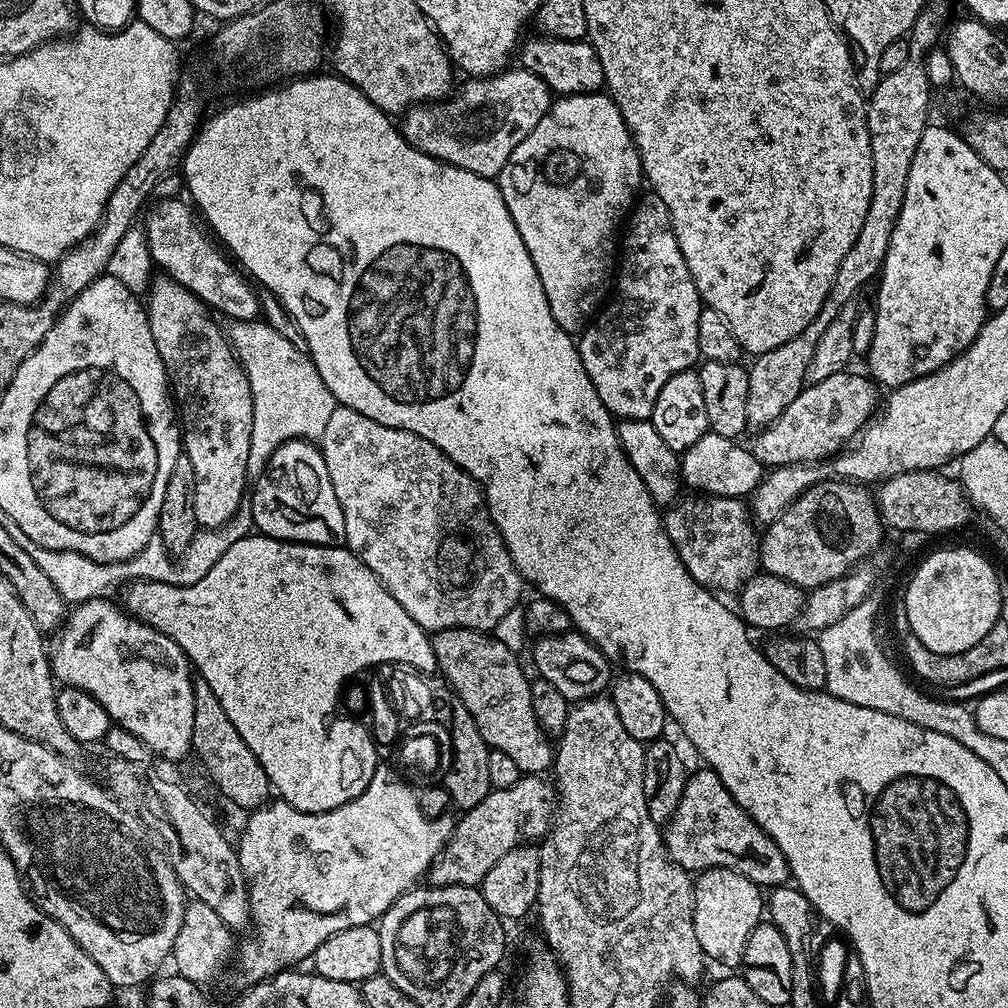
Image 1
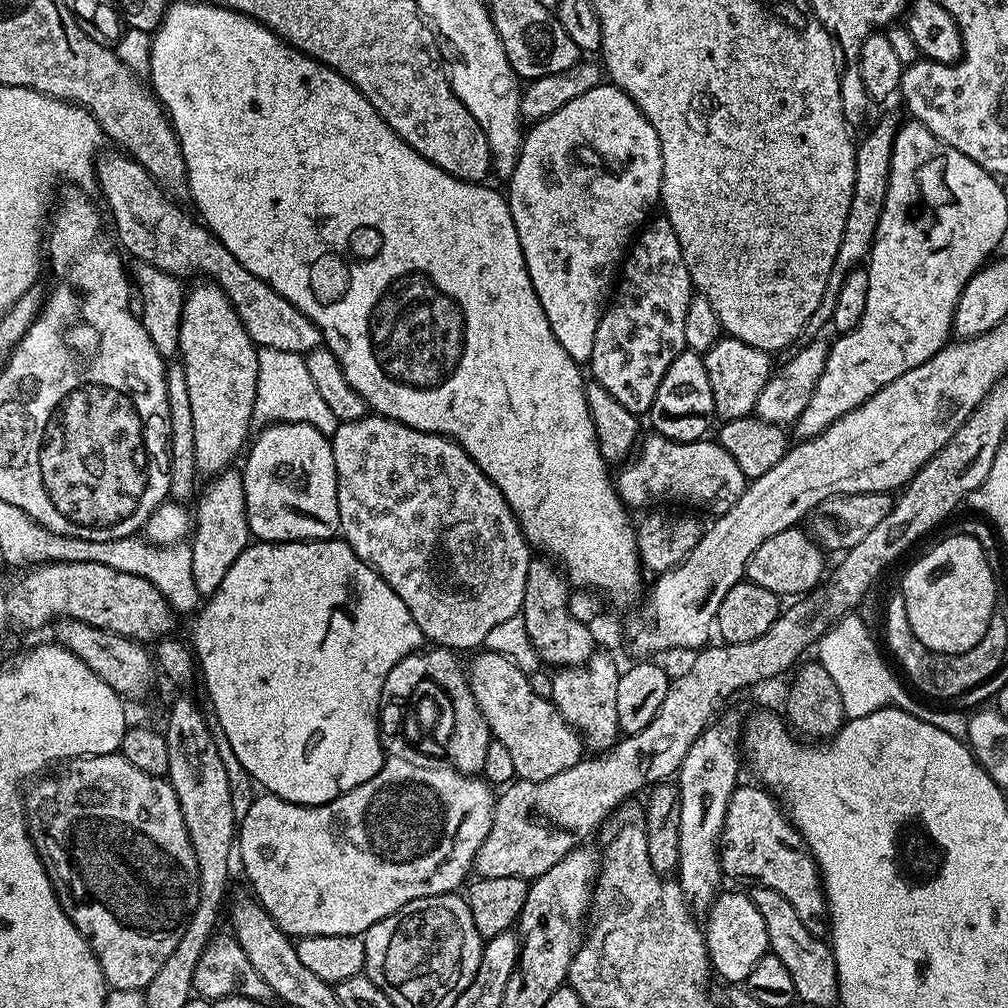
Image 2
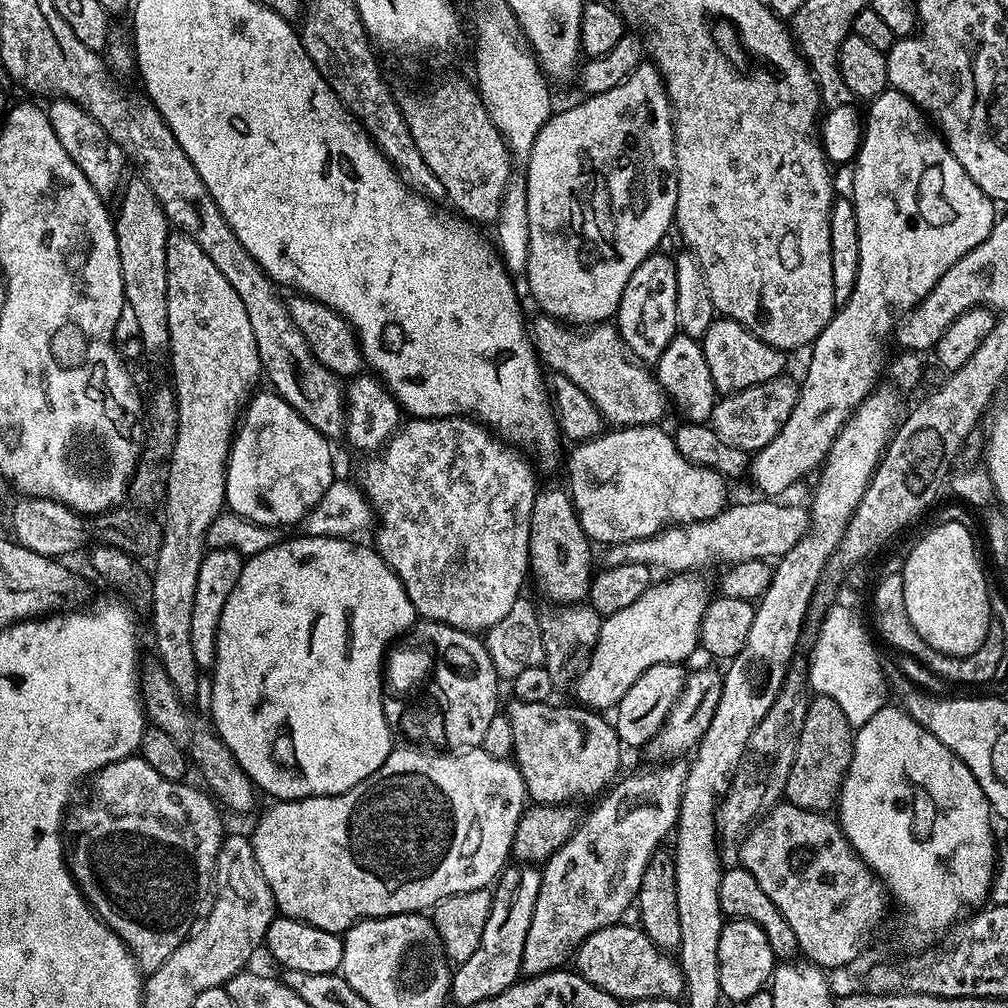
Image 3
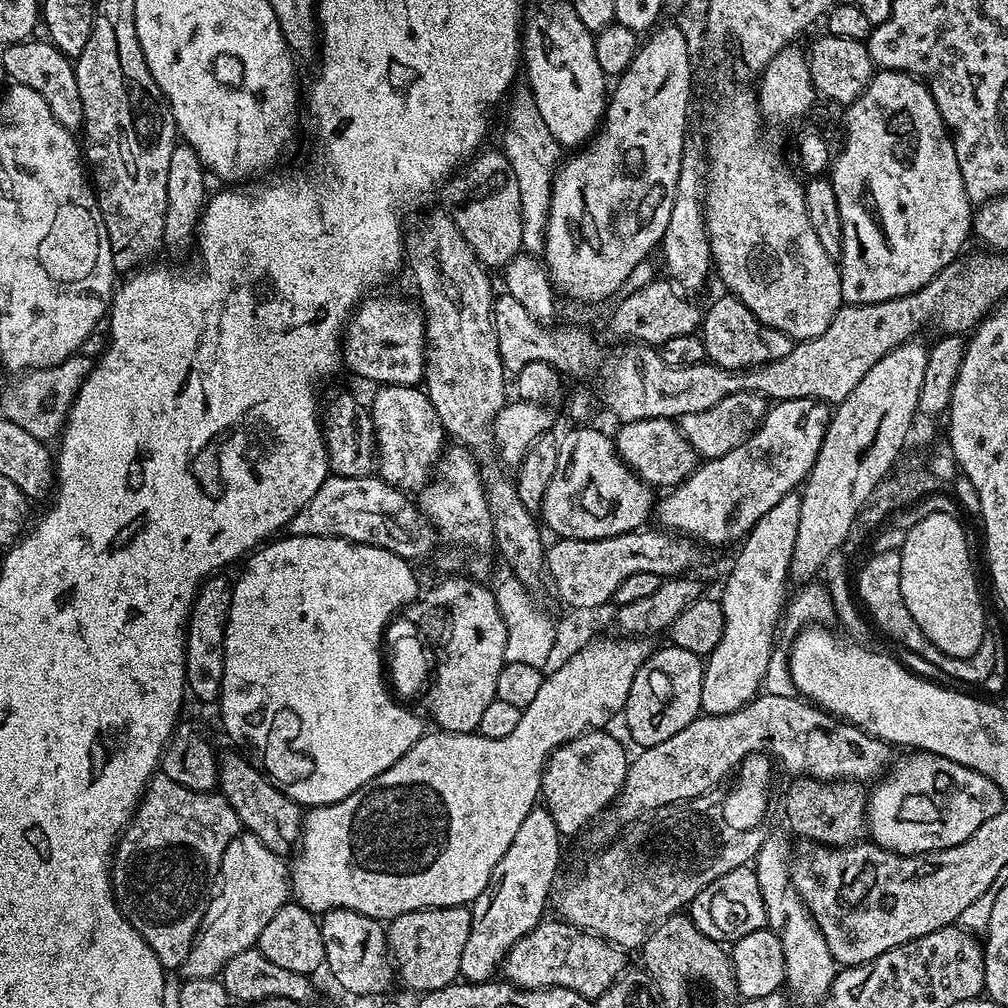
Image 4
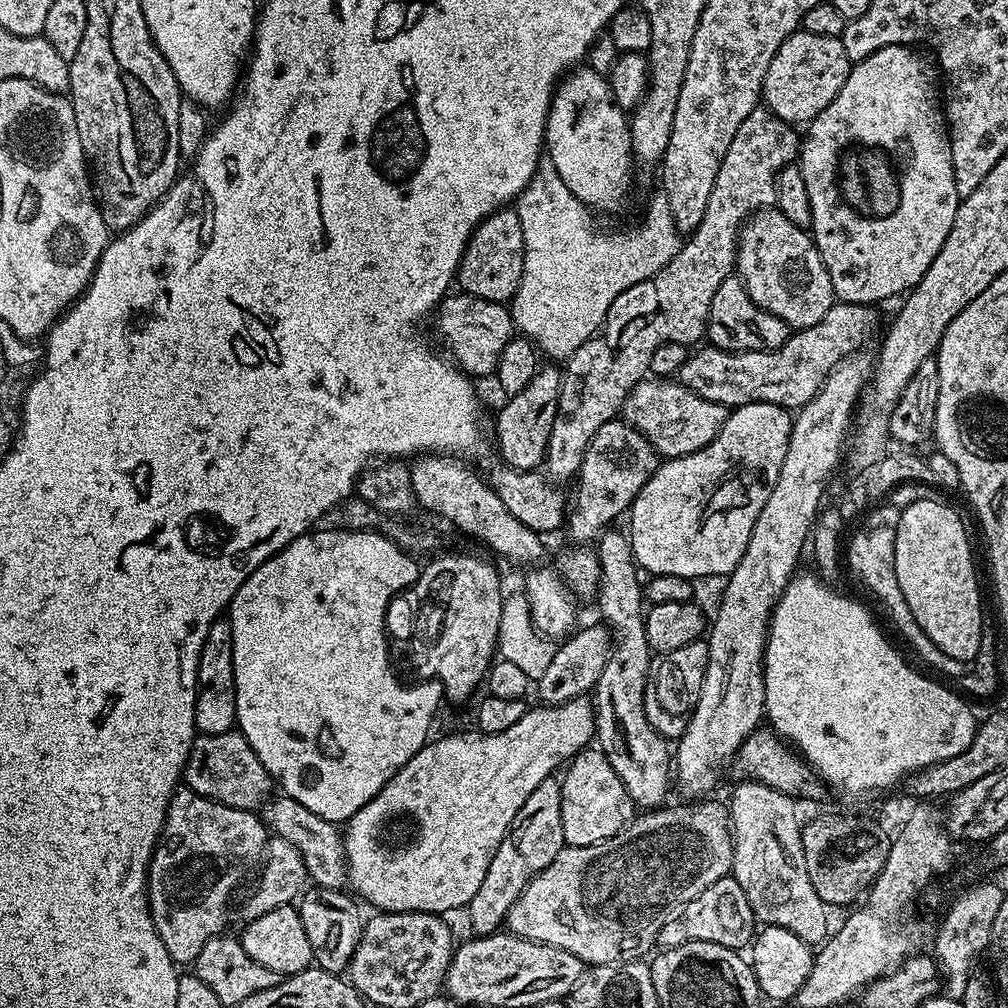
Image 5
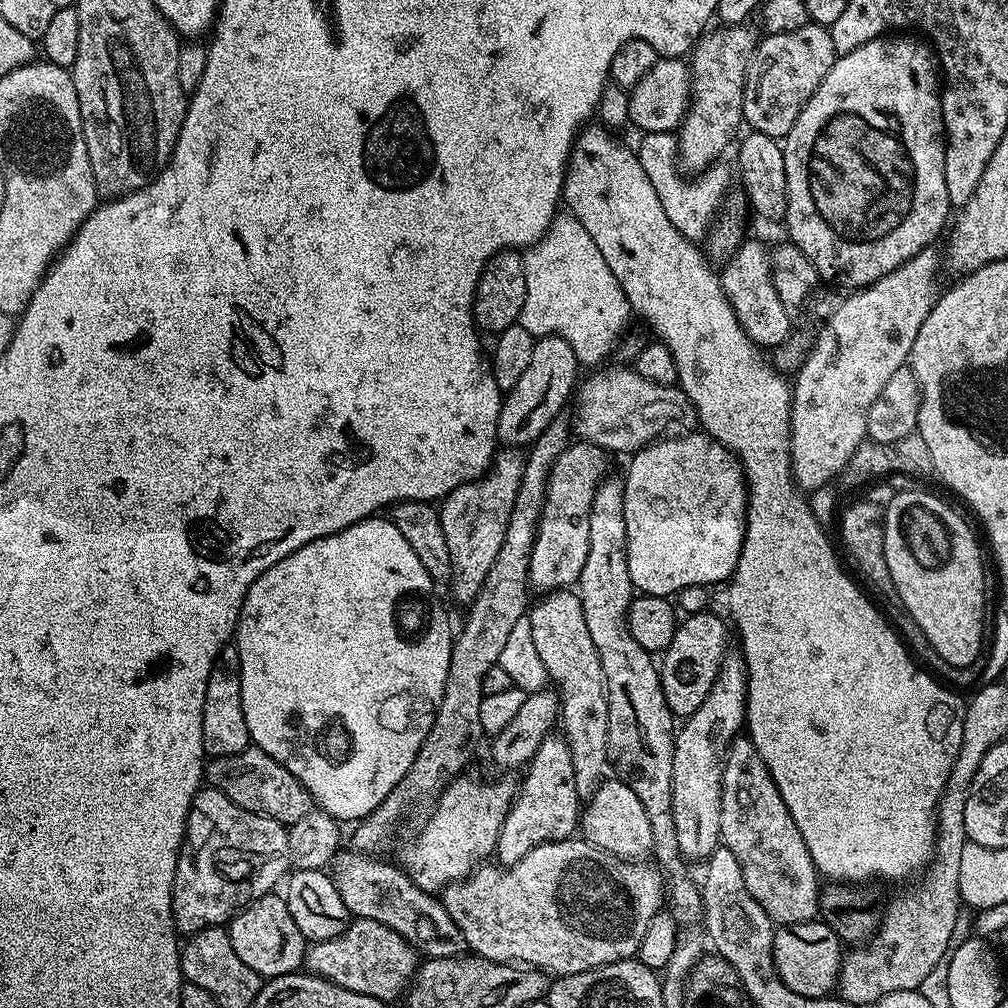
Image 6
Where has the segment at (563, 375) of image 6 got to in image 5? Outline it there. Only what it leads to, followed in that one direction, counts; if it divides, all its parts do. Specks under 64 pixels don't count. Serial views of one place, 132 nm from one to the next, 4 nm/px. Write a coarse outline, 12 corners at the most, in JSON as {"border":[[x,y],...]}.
{"border":[[537,367],[496,416],[505,465],[544,463],[562,372]]}

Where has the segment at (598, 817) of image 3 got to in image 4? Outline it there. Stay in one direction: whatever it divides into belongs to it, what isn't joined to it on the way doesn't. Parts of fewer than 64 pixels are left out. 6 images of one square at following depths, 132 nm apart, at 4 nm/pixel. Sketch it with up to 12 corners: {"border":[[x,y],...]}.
{"border":[[756,695],[631,757],[632,826],[707,796],[748,755],[872,780],[893,745],[799,695]]}

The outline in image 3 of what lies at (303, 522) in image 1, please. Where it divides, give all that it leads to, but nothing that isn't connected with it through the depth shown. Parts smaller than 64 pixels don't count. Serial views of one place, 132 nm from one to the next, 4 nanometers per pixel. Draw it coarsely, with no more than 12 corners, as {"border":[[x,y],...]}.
{"border":[[275,391],[235,429],[227,507],[303,521],[332,485],[333,445]]}

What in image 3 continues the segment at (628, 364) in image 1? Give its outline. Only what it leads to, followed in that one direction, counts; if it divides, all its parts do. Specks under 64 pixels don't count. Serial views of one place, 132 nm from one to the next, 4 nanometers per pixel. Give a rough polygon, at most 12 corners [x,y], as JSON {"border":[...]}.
{"border":[[676,261],[630,274],[614,323],[645,366],[678,335]]}

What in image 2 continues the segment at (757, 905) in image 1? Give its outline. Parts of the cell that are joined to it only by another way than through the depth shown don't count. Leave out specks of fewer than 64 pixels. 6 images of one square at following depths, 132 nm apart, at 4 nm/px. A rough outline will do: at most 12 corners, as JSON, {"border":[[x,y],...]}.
{"border":[[721,891],[702,931],[711,971],[747,981],[769,951],[747,891]]}

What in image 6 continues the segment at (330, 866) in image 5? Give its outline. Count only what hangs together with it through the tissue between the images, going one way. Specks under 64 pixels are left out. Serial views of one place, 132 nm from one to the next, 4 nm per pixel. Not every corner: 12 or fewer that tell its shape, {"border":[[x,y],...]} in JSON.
{"border":[[335,857],[349,913],[390,926],[421,957],[466,948],[443,899],[403,867]]}

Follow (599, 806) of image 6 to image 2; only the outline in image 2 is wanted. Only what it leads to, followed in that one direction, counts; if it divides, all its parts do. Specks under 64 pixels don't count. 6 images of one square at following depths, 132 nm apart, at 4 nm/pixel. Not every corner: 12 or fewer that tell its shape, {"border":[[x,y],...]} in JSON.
{"border":[[480,650],[468,685],[519,779],[586,749],[510,657]]}

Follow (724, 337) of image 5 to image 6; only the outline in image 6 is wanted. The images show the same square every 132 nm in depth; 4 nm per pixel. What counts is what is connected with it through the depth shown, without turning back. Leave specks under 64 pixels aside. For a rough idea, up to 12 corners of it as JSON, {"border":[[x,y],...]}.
{"border":[[745,239],[720,285],[761,349],[788,343],[794,321],[774,290],[769,245]]}

